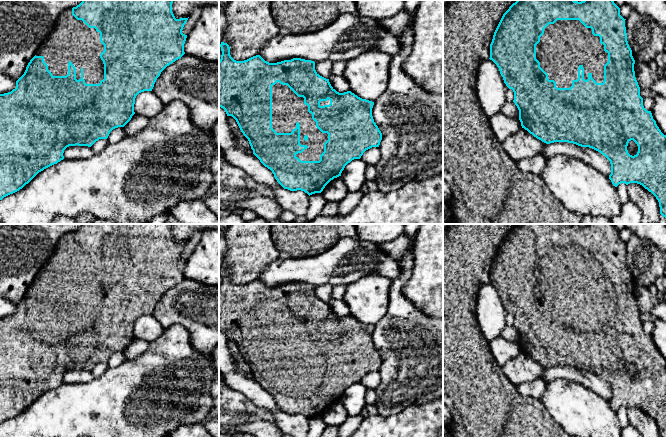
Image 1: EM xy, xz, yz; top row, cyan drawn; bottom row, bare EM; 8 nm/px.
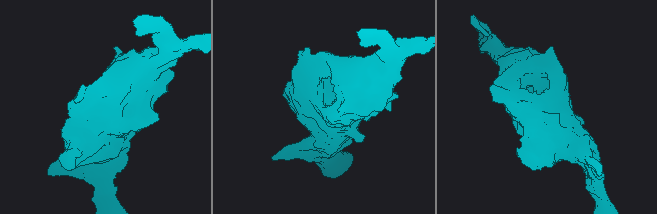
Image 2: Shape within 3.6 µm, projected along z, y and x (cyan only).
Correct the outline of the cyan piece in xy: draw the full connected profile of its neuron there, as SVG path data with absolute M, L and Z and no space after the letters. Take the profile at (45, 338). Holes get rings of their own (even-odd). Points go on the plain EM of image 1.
M82 224L76 231L61 237L52 256L30 284L24 298L16 305L16 312L0 318L0 424L22 413L39 396L63 384L67 371L91 371L99 363L107 363L113 353L124 351L131 344L135 338L136 320L144 315L152 315L161 296L185 278L187 259L182 254L188 242L176 243L172 236L172 227L173 224Z

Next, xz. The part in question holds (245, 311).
M221 266L220 271L219 331L236 344L253 378L272 395L284 413L301 414L309 420L321 417L331 404L341 400L348 387L360 383L366 374L379 371L382 357L372 340L374 326L362 323L351 315L337 316L329 303L316 296L314 285L293 282L269 287L260 279L236 285L231 281L227 267Z

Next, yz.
M517 224L513 227L509 233L503 238L495 256L493 259L492 266L490 268L490 284L492 284L497 291L499 292L500 298L503 301L504 307L509 313L512 313L514 316L514 324L513 326L517 330L519 334L519 344L521 346L522 352L527 354L530 358L532 358L537 363L541 364L546 368L554 367L554 366L568 366L573 367L581 371L589 371L604 379L611 388L611 398L609 399L609 403L612 408L617 411L621 407L625 407L626 409L630 407L637 407L642 409L645 413L651 416L659 426L660 437L667 437L667 360L664 359L659 351L656 348L656 345L653 343L651 335L647 335L643 330L643 322L640 320L640 311L635 301L634 288L635 284L632 280L632 274L629 271L627 265L627 257L625 251L625 244L620 239L620 232L614 227L613 224L583 224L581 226L575 224ZM633 364L638 370L638 376L636 379L632 380L628 377L627 370L628 367Z

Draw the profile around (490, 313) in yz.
M490 283L482 285L476 300L475 316L488 342L501 336L507 325L507 314L497 289Z

